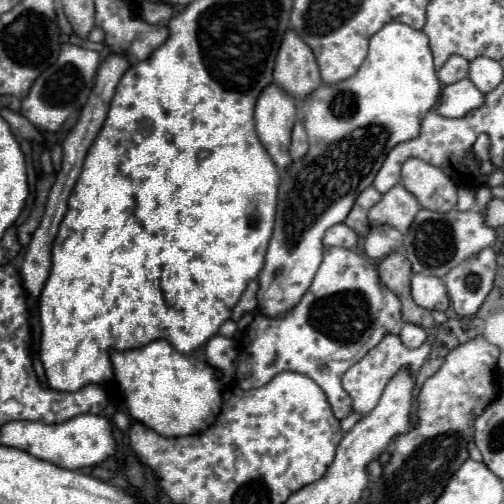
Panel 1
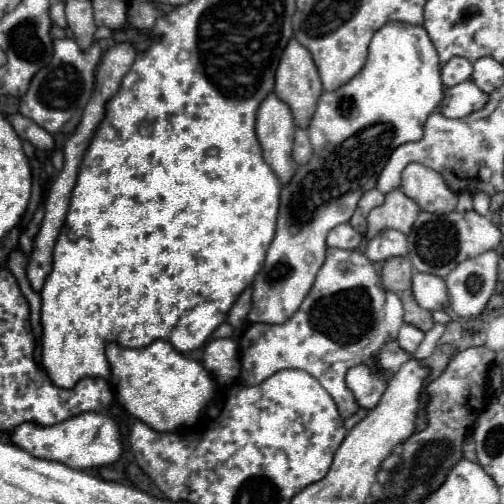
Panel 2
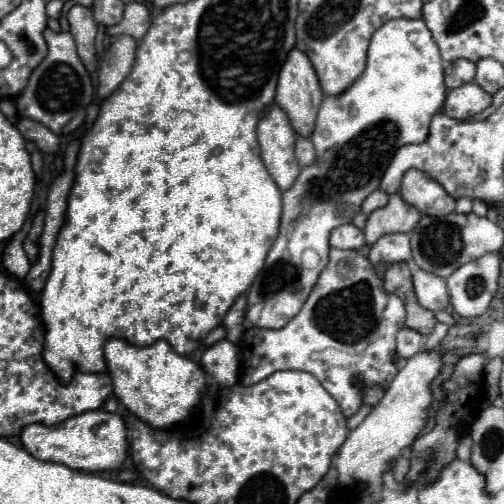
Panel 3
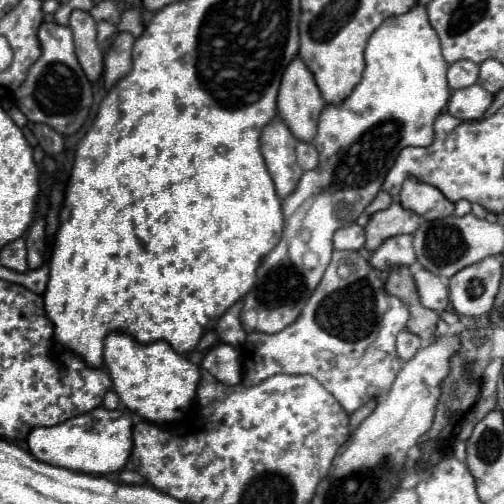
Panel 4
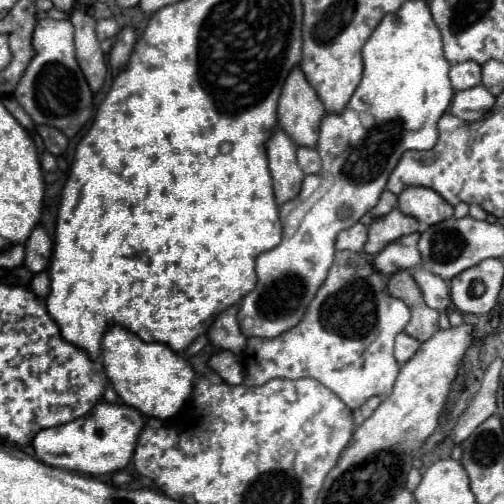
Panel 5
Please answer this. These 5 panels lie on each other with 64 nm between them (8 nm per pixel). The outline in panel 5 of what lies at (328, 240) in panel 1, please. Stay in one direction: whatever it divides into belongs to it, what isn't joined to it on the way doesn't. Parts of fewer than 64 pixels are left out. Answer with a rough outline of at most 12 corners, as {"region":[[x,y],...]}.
{"region":[[362,222],[342,230],[336,250],[362,252],[368,226]]}

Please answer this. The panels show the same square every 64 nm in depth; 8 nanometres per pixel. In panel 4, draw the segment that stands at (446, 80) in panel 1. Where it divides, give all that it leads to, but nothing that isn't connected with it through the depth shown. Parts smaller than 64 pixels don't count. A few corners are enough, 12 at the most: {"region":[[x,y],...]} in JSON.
{"region":[[458,60],[448,68],[452,90],[478,82],[478,64]]}

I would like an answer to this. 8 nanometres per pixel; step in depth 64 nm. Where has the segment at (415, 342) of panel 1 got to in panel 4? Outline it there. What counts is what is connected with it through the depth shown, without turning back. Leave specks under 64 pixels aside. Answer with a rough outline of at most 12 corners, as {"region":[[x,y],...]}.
{"region":[[402,330],[396,338],[396,354],[400,360],[410,360],[422,340]]}

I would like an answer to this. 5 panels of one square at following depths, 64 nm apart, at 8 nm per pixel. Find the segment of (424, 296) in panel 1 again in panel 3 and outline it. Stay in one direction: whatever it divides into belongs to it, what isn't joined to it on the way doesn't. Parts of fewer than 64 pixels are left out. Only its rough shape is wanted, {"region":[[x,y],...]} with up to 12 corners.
{"region":[[414,272],[418,302],[432,310],[450,304],[446,280]]}

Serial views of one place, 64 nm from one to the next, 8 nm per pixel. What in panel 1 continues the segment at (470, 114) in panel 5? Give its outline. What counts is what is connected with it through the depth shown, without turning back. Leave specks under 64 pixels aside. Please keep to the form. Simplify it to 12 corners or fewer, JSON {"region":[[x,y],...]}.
{"region":[[466,78],[442,90],[436,112],[462,118],[484,104]]}

